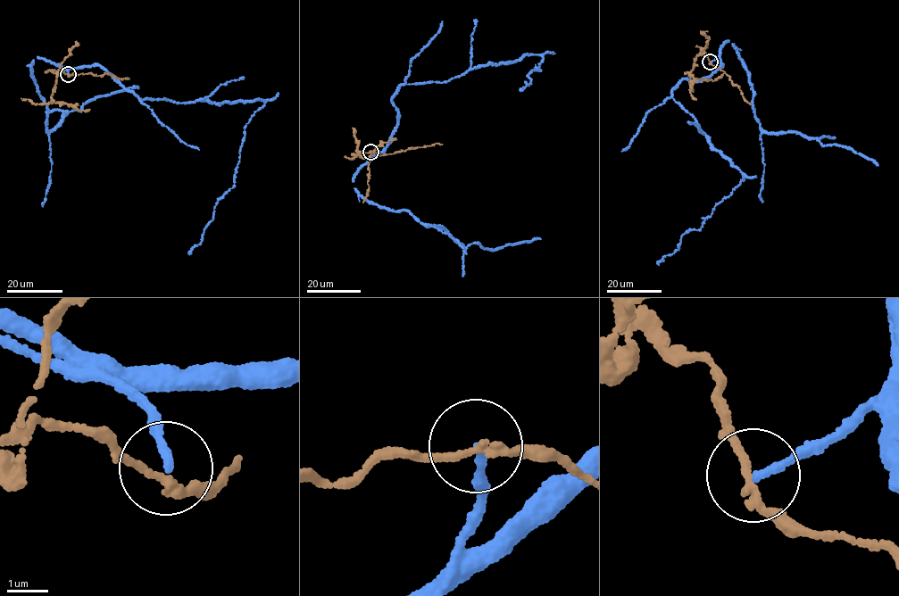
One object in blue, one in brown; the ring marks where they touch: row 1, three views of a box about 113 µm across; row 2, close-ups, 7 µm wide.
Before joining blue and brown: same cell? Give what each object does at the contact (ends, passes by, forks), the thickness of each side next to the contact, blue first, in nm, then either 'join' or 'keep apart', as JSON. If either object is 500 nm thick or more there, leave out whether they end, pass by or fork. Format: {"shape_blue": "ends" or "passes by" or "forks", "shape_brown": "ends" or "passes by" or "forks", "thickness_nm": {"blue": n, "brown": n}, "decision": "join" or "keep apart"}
{"shape_blue": "ends", "shape_brown": "passes by", "thickness_nm": {"blue": 190, "brown": 190}, "decision": "keep apart"}

